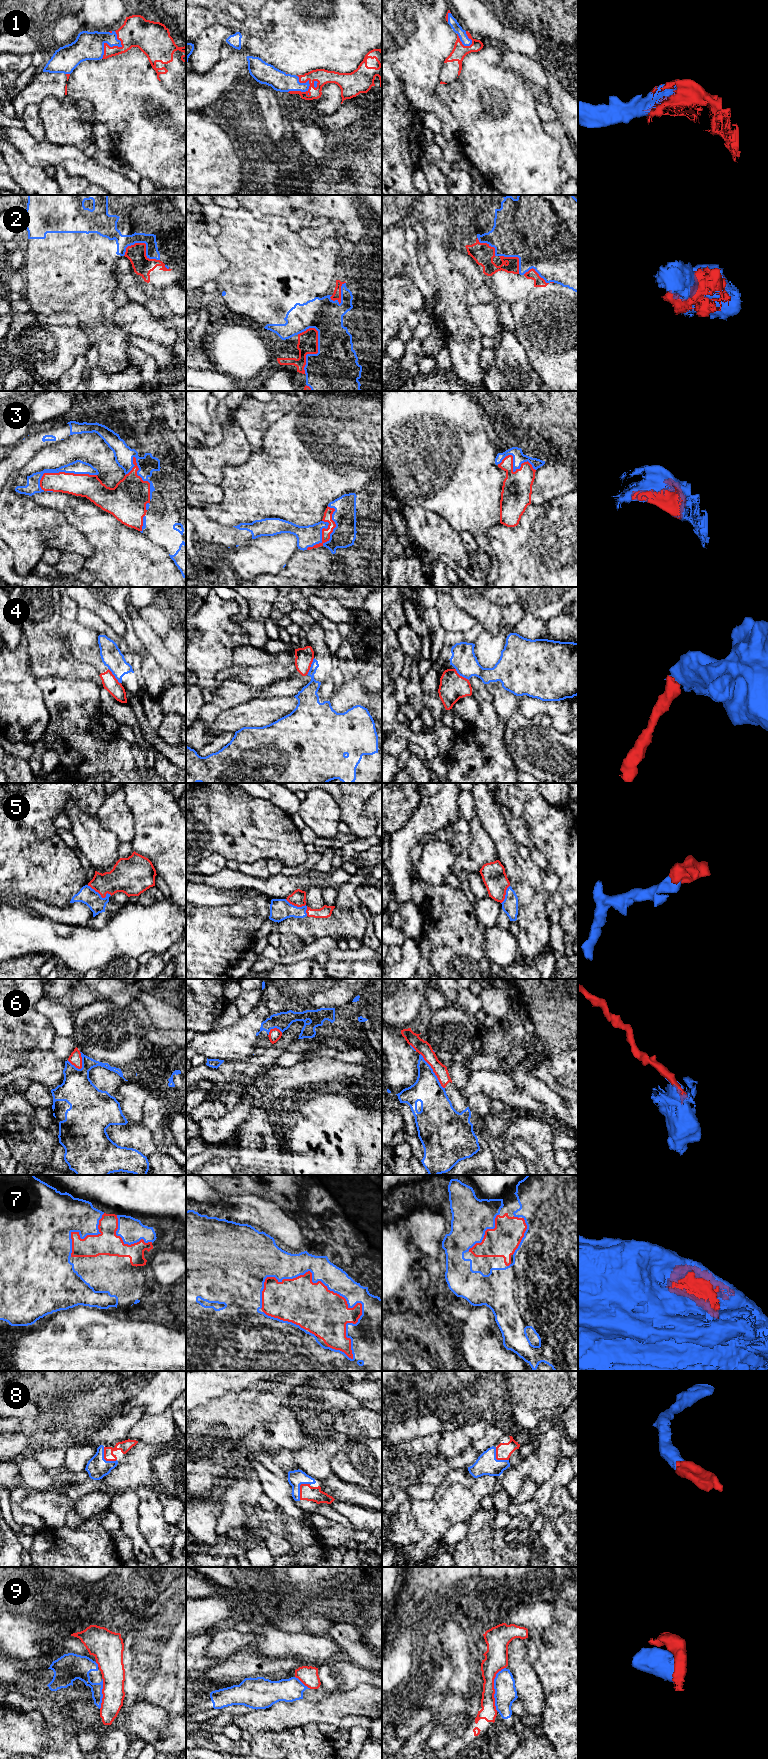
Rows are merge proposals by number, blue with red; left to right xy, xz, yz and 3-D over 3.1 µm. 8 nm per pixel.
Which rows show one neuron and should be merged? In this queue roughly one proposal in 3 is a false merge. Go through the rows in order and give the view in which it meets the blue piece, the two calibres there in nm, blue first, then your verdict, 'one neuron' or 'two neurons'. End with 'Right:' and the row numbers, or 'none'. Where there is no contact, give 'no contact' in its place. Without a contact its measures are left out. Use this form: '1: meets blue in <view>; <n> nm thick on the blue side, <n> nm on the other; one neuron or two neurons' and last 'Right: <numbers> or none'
1: meets blue in xy; 220 nm thick on the blue side, 240 nm on the other; one neuron
2: meets blue in xz; 420 nm thick on the blue side, 160 nm on the other; one neuron
3: meets blue in xz; 190 nm thick on the blue side, 70 nm on the other; one neuron
4: meets blue in xz; 160 nm thick on the blue side, 140 nm on the other; two neurons
5: meets blue in xz; 180 nm thick on the blue side, 120 nm on the other; one neuron
6: meets blue in yz; 220 nm thick on the blue side, 110 nm on the other; two neurons
7: meets blue in xz; 190 nm thick on the blue side, 380 nm on the other; one neuron
8: meets blue in xz; 130 nm thick on the blue side, 120 nm on the other; one neuron
9: meets blue in yz; 180 nm thick on the blue side, 190 nm on the other; two neurons
Right: 1, 2, 3, 5, 7, 8

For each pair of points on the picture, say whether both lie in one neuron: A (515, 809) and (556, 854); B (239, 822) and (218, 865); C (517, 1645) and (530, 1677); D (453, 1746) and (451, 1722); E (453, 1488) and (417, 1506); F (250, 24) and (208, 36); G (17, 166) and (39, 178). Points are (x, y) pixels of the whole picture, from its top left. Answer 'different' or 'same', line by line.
A: different
B: different
C: same
D: different
E: same
F: different
G: same

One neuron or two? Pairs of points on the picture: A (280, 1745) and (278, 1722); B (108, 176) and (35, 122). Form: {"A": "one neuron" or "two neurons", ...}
{"A": "two neurons", "B": "two neurons"}

